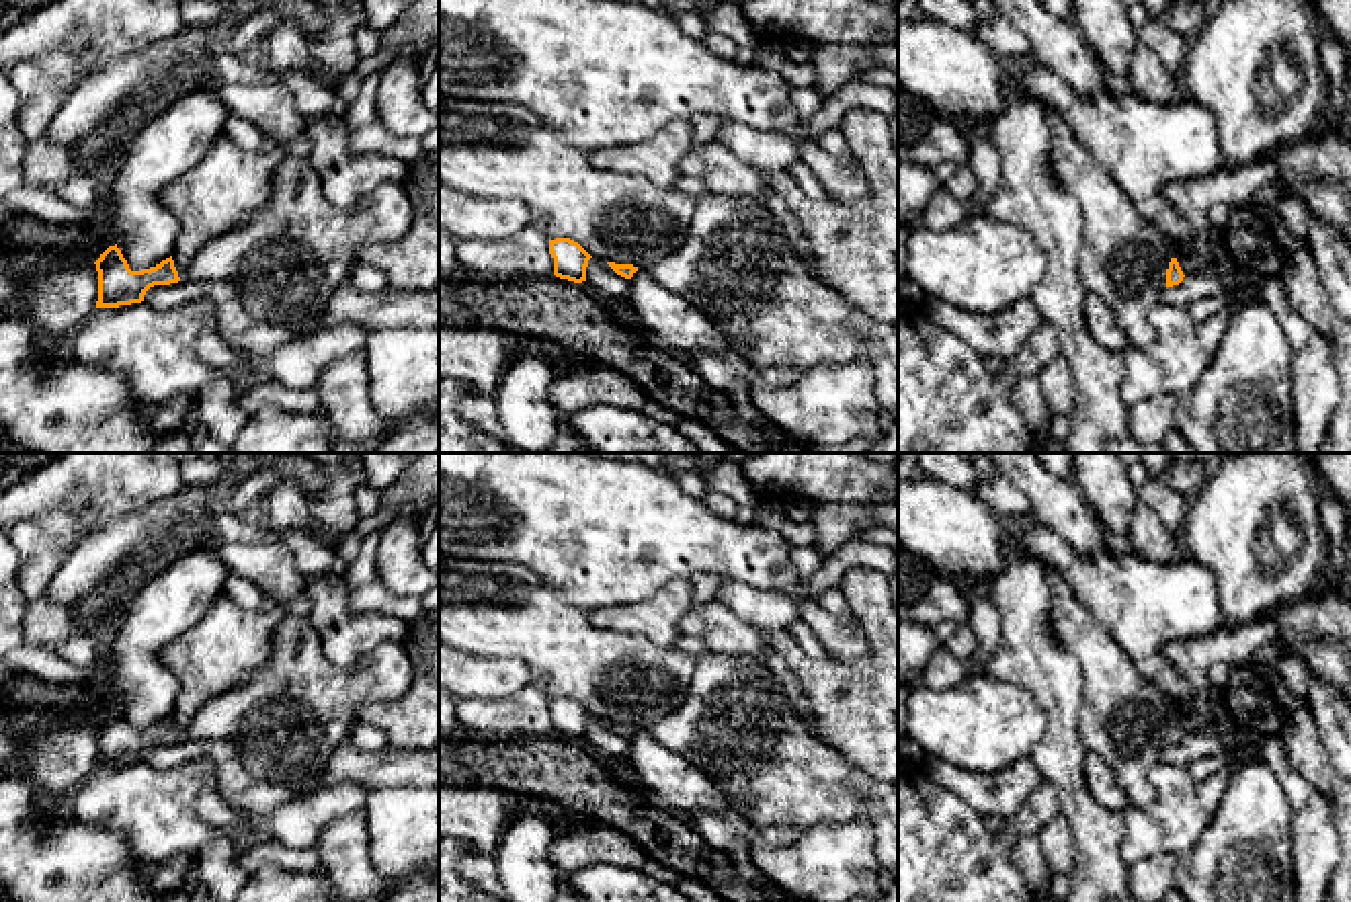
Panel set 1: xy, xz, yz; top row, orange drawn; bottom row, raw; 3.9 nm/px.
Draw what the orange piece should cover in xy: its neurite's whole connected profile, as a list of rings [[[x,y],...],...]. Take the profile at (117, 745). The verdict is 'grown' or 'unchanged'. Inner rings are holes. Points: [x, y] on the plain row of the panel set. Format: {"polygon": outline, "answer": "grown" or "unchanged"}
{"polygon": [[[117,703],[109,705],[94,724],[98,730],[96,767],[141,763],[150,746],[180,740],[172,715],[156,726],[131,730]]], "answer": "unchanged"}

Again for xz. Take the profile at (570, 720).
{"polygon": [[[570,697],[549,699],[549,713],[554,718],[554,734],[574,742],[586,740],[586,726],[592,718],[578,701]]], "answer": "unchanged"}

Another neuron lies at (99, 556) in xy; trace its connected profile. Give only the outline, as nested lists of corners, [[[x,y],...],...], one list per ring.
[[[236,453],[232,463],[221,463],[219,480],[211,488],[185,484],[176,494],[96,529],[70,551],[43,594],[70,609],[125,562],[144,558],[189,525],[203,523],[207,502],[230,498],[254,472],[258,457],[260,453]]]

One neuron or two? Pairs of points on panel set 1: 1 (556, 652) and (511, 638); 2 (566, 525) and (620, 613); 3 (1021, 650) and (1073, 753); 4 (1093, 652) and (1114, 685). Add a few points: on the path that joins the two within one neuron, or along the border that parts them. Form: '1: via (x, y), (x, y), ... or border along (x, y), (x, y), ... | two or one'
1: via (546, 642), (542, 638), (521, 638) | one
2: border along (659, 589), (644, 599), (599, 605), (591, 611) | two
3: via (1046, 675), (1060, 693), (1062, 728) | one
4: via (1101, 661), (1110, 677) | one

